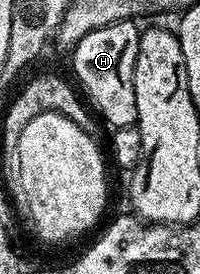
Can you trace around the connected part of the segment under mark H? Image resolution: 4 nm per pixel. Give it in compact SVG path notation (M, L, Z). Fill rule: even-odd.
M127 20L116 21L107 27L99 27L83 35L83 39L79 39L79 43L71 49L73 73L78 81L76 84L83 90L92 112L102 122L105 120L113 129L128 129L137 124L133 68L135 55L139 51L142 30L136 29L133 25L136 24L132 20Z

